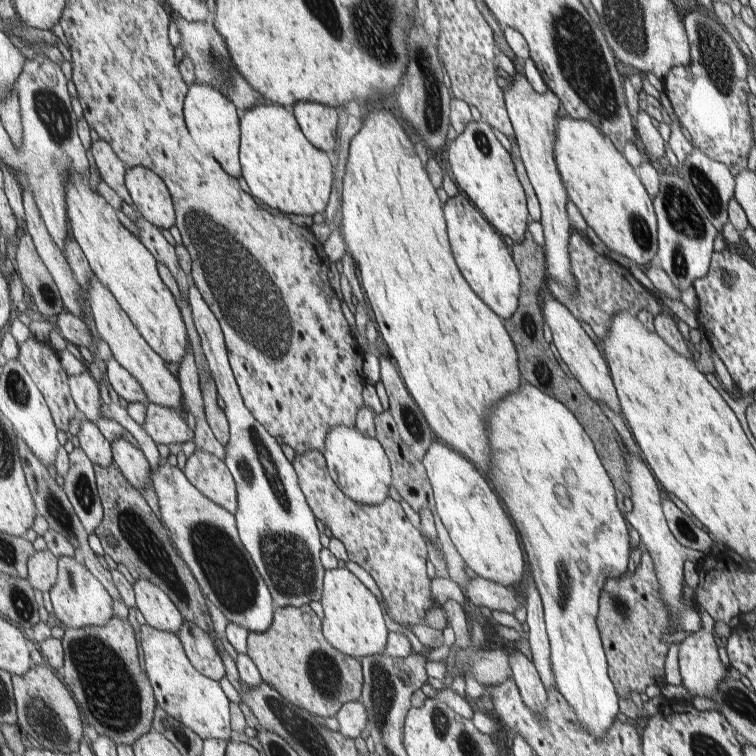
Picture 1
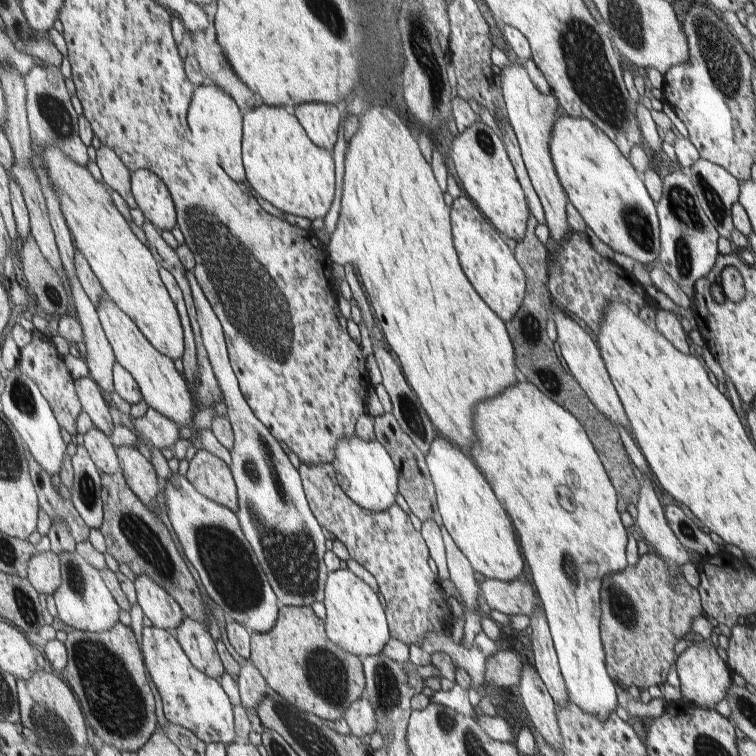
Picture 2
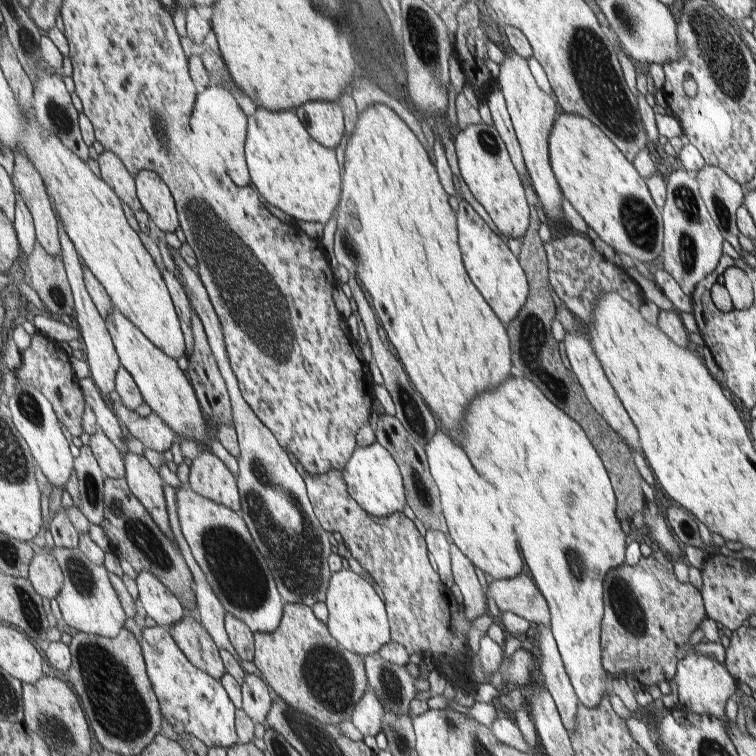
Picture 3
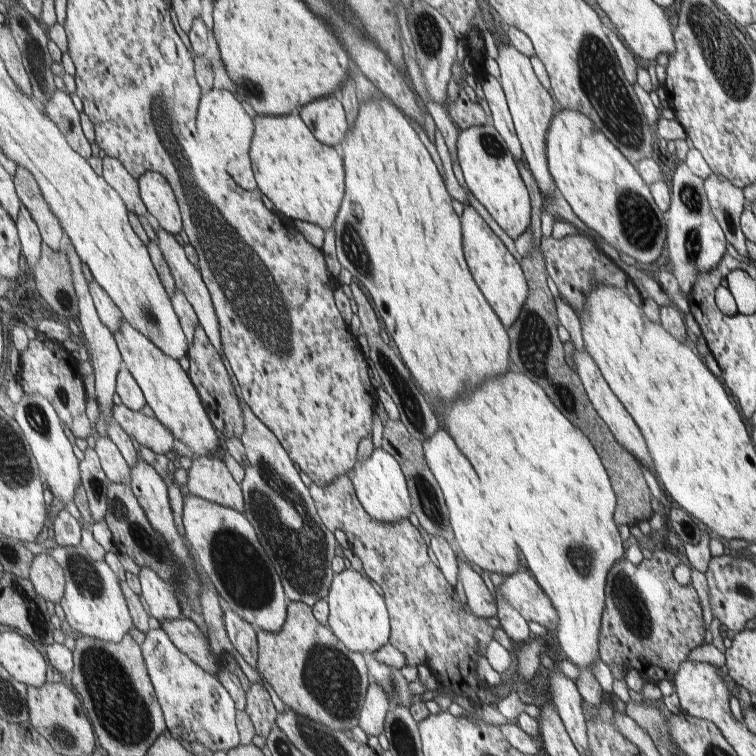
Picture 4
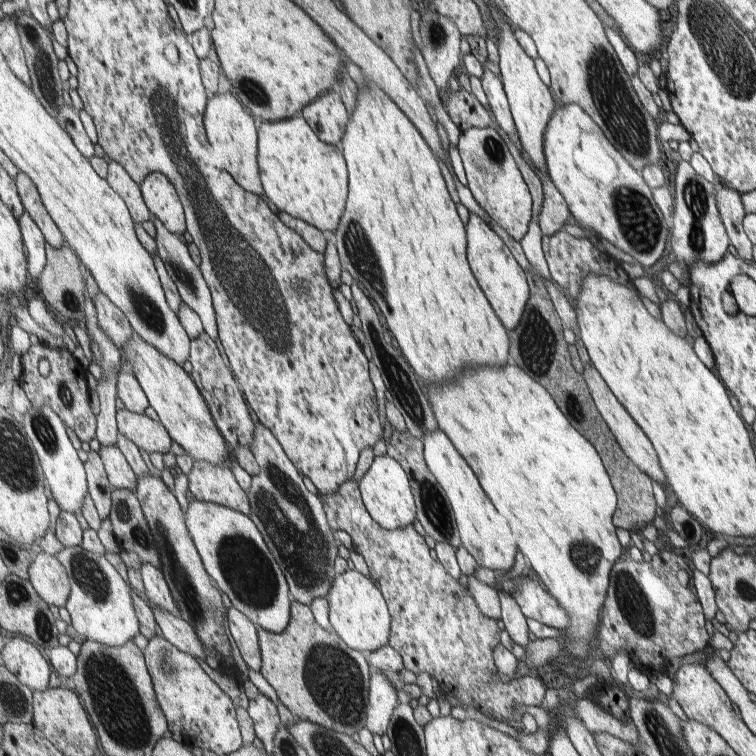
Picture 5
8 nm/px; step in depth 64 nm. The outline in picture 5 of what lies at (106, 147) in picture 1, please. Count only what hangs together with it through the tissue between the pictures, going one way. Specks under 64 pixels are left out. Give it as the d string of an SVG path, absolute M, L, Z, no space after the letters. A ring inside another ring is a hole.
M113 160L109 162L107 180L123 197L123 200L126 200L135 222L143 224L143 222L151 220L153 214L147 206L141 186L131 178L131 175L121 164Z

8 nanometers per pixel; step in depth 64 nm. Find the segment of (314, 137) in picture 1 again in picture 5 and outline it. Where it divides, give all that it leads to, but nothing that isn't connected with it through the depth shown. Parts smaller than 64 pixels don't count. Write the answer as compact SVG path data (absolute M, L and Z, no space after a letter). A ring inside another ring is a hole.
M338 88L324 92L303 112L307 122L327 144L340 146L350 122L350 113Z

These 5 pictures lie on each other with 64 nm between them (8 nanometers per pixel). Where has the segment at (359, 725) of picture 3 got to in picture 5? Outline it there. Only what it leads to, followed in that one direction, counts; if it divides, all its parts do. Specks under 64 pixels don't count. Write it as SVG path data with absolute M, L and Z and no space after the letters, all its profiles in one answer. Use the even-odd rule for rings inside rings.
M375 668L371 675L366 728L381 736L389 730L394 712L401 705L400 694L383 671Z

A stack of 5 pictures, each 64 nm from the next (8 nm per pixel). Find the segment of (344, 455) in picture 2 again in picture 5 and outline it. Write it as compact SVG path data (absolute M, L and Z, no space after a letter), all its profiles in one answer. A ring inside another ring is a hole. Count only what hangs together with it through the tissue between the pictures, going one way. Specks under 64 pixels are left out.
M386 454L375 458L366 477L359 483L359 490L371 516L383 525L383 528L403 529L418 520L418 506L409 475L391 455Z

